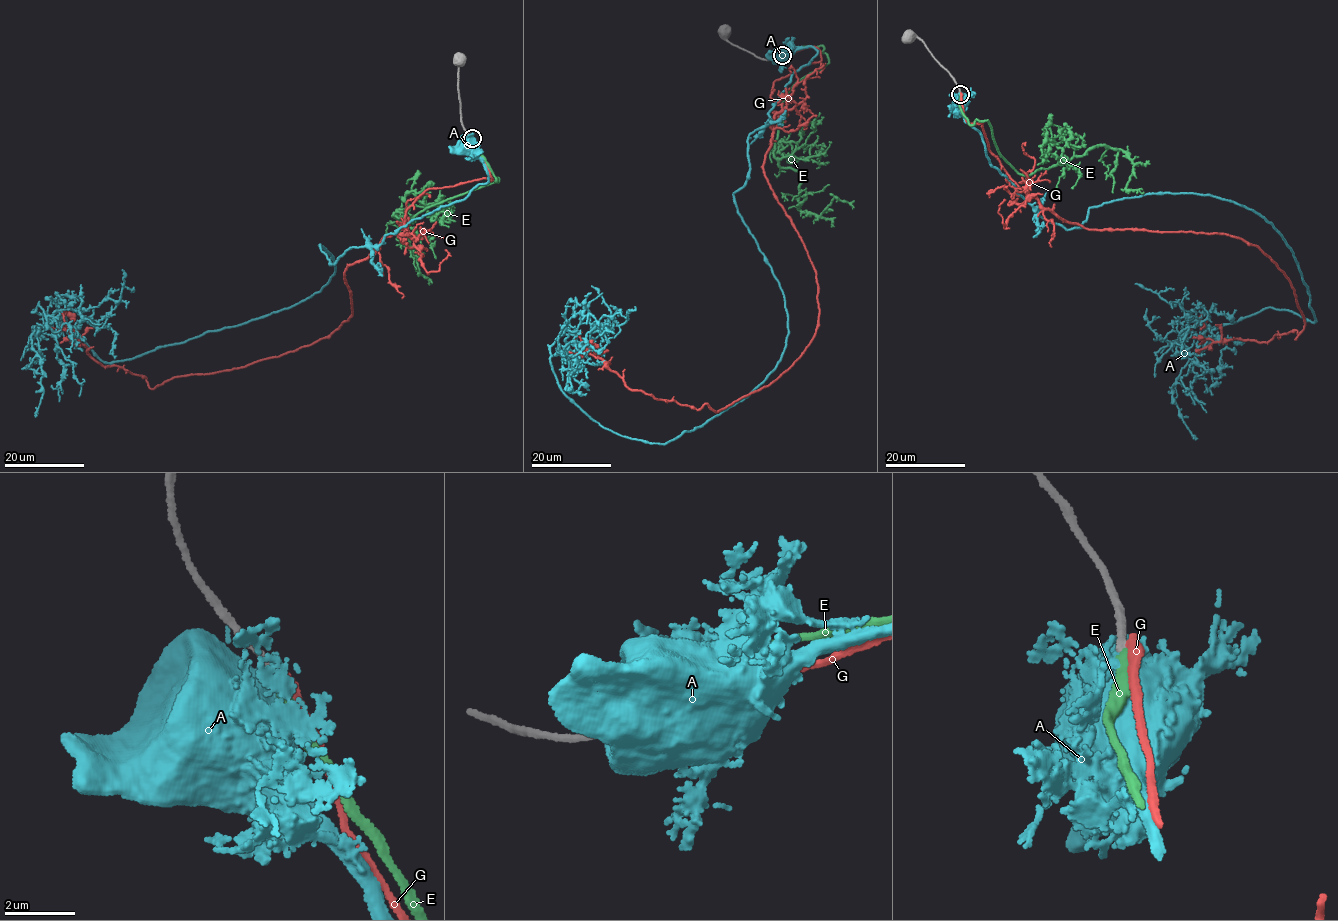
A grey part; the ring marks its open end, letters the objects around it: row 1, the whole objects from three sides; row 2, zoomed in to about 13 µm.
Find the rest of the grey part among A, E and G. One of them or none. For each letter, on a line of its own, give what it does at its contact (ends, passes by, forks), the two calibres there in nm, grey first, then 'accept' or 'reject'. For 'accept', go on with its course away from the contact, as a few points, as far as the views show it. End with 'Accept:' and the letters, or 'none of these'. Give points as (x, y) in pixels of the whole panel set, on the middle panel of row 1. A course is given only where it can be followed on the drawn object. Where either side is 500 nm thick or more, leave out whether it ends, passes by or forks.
A: 220 nm thick on the grey side, 500 nm on the other; reject
E: it ends there; 220 nm thick on the grey side, 320 nm on the other; reject
G: it ends there; 240 nm thick on the grey side, 280 nm on the other; reject
Accept: none of these

